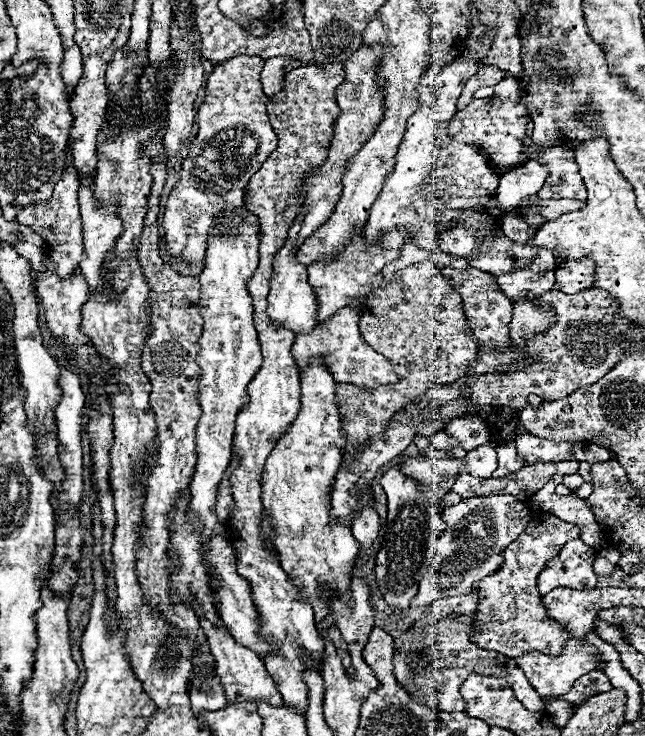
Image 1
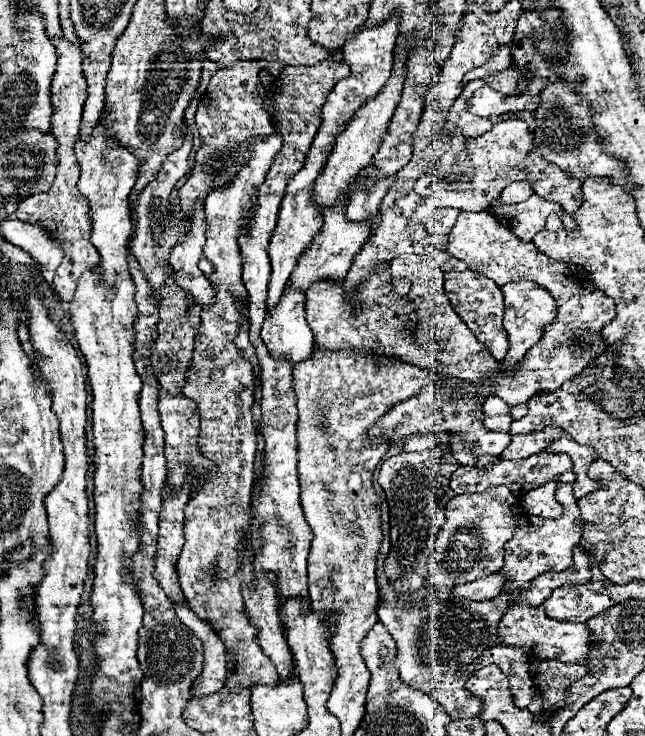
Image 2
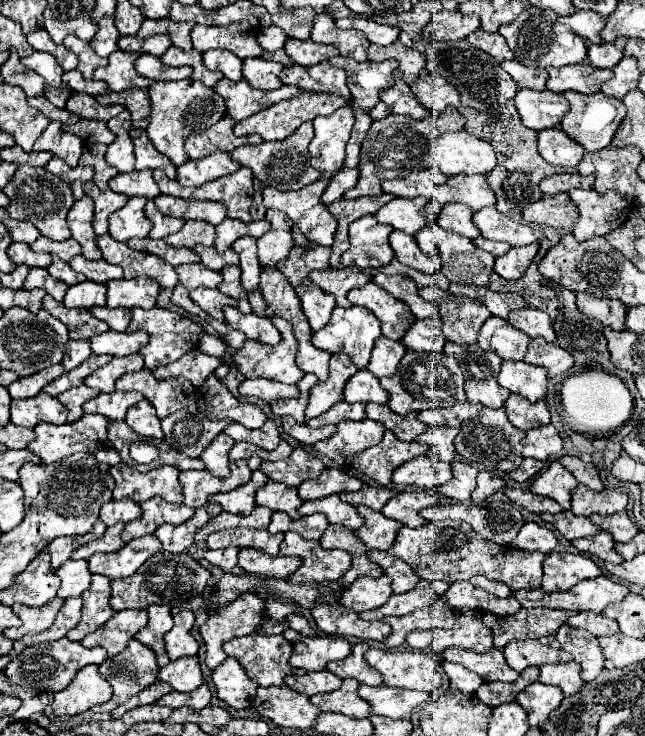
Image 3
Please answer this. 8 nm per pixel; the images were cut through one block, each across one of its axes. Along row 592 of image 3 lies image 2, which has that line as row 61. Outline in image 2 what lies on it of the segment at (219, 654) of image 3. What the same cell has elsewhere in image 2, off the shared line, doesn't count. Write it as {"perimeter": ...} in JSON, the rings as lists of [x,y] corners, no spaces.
{"perimeter":[[[242,60],[240,64],[218,70],[206,88],[206,94],[196,110],[200,148],[196,152],[188,180],[178,190],[176,196],[180,212],[184,214],[186,220],[194,214],[196,206],[212,190],[232,184],[232,180],[236,180],[244,162],[254,154],[250,146],[244,142],[248,142],[252,136],[270,136],[274,132],[270,116],[264,108],[264,96],[260,96],[262,84],[258,80],[258,72],[260,72],[258,60]]]}

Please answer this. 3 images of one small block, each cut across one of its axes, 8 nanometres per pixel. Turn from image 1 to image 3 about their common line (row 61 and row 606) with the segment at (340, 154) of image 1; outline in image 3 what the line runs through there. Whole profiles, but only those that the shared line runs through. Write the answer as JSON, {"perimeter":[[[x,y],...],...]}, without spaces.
{"perimeter":[[[388,576],[380,578],[358,578],[352,586],[342,592],[342,604],[354,612],[374,610],[388,602],[392,596],[392,586]]]}

